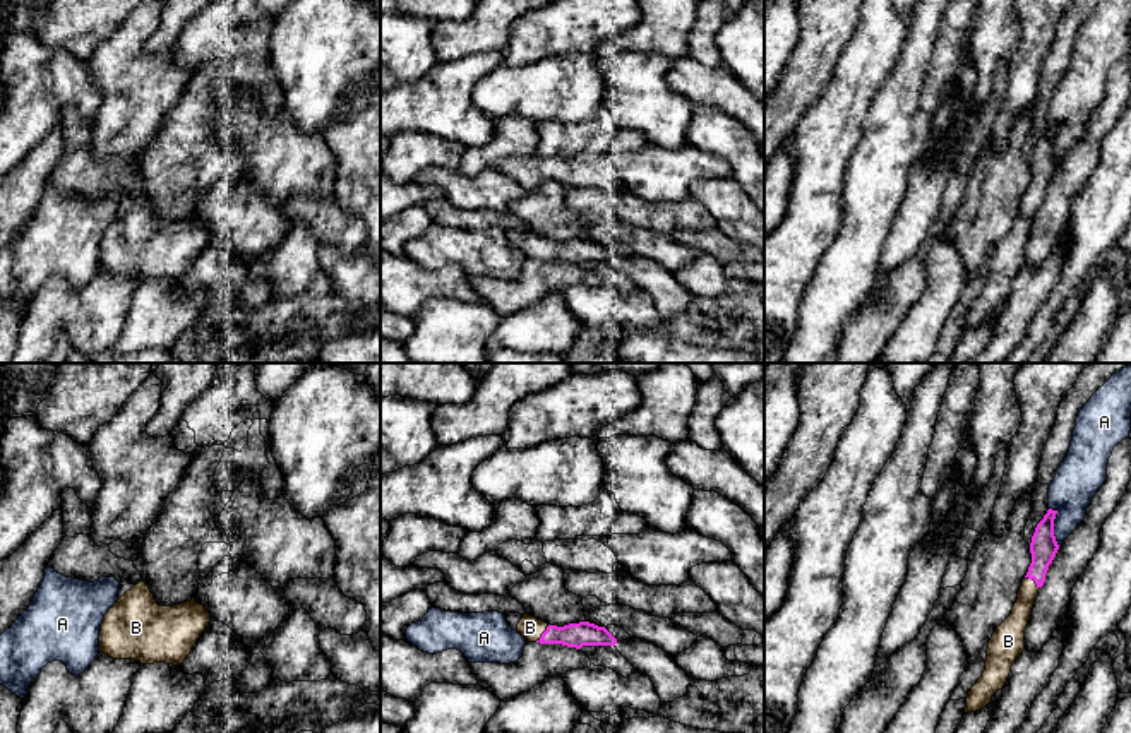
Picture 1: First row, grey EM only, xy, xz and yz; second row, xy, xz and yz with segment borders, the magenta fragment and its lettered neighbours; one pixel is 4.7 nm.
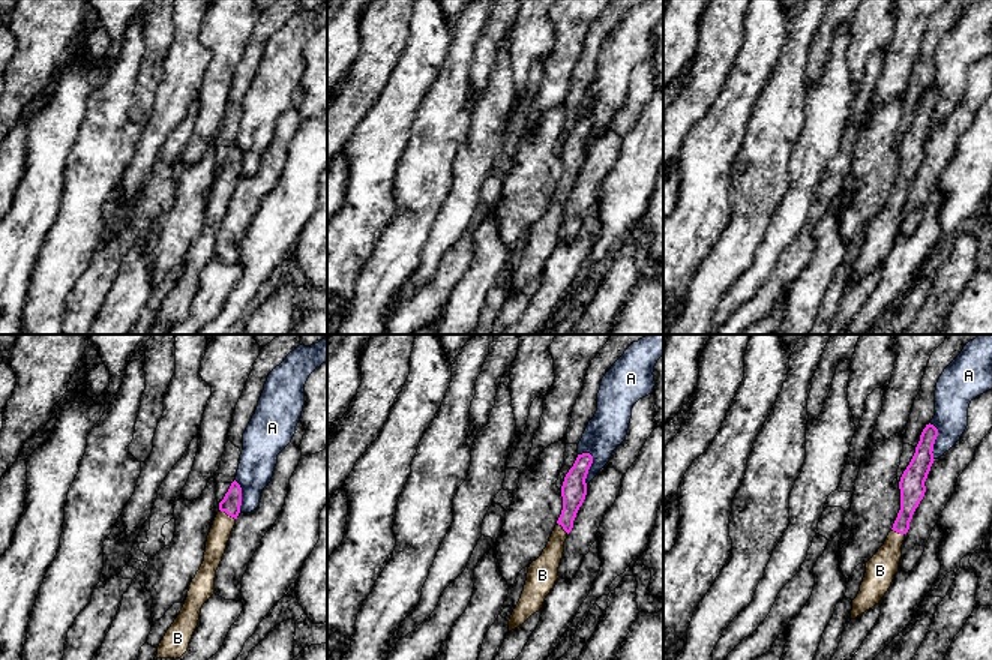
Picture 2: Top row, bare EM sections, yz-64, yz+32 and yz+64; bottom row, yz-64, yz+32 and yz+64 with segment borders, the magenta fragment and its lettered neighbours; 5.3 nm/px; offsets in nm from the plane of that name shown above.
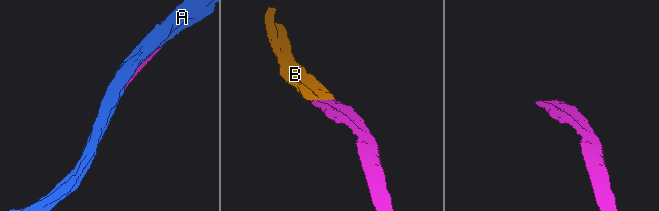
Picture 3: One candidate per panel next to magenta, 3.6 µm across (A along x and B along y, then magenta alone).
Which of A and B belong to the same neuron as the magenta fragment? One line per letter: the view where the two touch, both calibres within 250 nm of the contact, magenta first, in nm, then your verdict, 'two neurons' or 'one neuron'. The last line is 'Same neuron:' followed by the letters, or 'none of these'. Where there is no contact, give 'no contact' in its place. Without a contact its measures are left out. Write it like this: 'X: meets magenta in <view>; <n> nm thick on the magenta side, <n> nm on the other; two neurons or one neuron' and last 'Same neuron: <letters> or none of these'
A: meets magenta in yz; 130 nm thick on the magenta side, 200 nm on the other; two neurons
B: meets magenta in xz; 110 nm thick on the magenta side, 110 nm on the other; one neuron
Same neuron: B

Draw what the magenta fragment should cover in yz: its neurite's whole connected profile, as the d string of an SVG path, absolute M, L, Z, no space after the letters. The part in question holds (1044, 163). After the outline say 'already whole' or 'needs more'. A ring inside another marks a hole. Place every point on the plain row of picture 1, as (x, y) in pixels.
M1049 125L1035 144L1030 159L1032 180L1020 202L1011 231L996 245L989 257L985 286L968 308L965 331L980 327L992 319L994 310L1004 305L1013 279L1025 267L1025 247L1035 214L1059 166L1054 152L1056 130L1057 127Z; needs more

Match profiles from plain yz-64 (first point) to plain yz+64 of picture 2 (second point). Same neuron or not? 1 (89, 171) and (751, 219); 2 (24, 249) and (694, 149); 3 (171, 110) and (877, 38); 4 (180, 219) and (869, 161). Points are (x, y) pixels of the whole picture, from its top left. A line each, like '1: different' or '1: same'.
1: same
2: same
3: same
4: same

